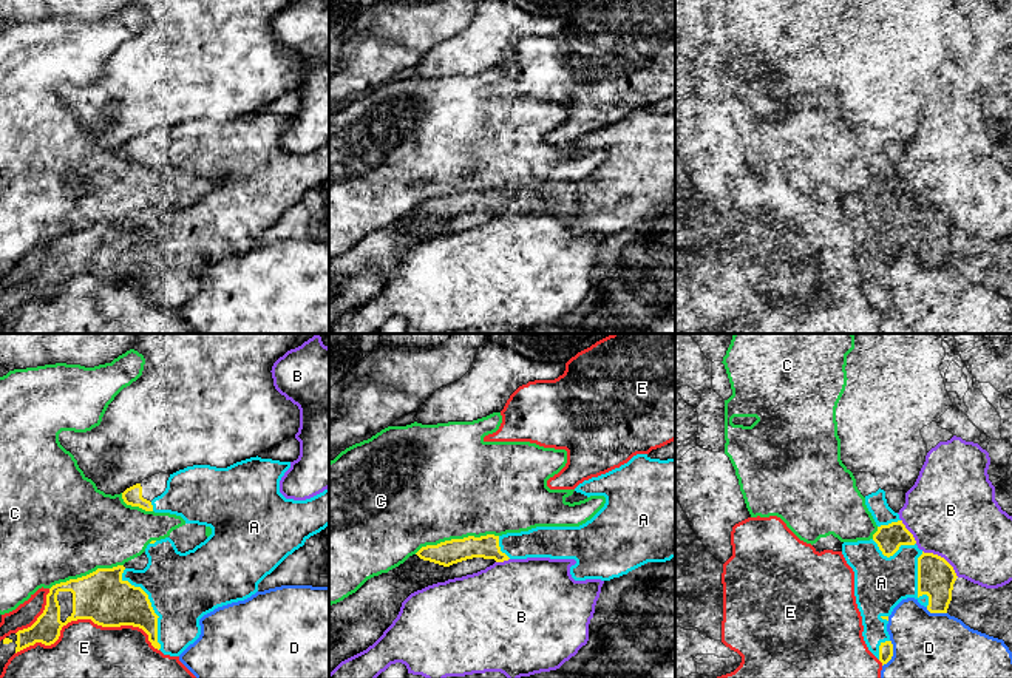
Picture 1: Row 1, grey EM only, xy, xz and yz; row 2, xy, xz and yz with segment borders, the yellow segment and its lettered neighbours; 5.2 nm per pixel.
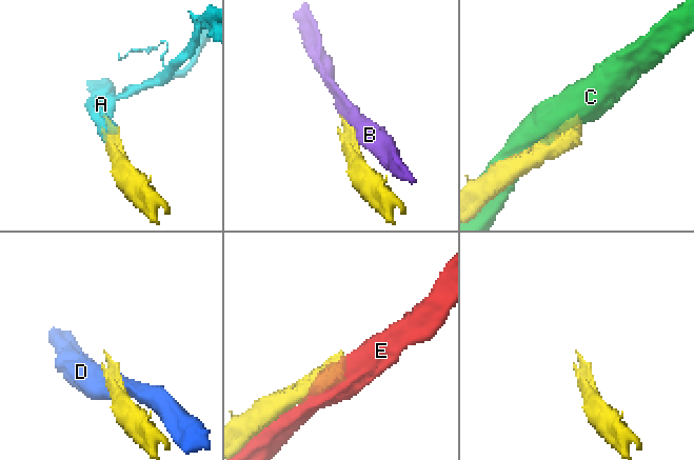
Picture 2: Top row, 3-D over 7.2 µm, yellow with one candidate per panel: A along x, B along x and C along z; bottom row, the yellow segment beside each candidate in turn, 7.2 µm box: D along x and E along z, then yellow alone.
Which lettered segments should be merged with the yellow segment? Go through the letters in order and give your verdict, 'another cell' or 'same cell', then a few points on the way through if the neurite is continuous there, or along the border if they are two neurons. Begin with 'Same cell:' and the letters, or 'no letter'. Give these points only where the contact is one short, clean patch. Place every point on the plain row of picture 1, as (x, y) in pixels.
Same cell: A
A: same cell
B: another cell
C: another cell
D: another cell
E: another cell

